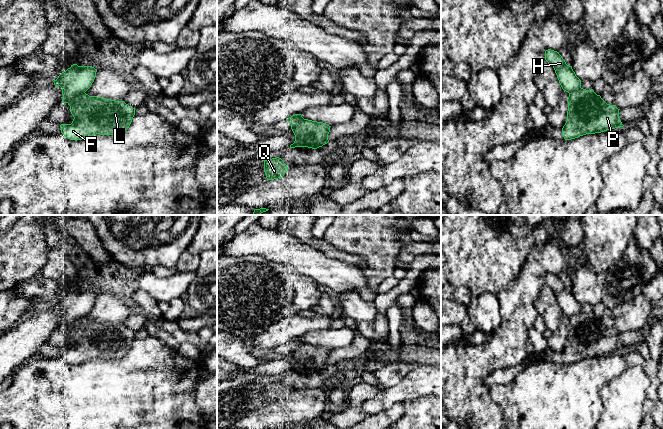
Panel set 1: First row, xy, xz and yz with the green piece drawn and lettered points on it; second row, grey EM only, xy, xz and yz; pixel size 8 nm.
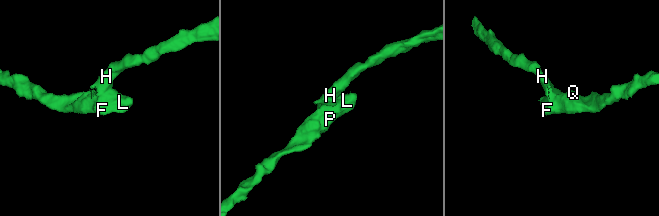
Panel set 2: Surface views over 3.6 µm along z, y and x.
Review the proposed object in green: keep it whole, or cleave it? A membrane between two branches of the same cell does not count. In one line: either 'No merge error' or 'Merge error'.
Merge error

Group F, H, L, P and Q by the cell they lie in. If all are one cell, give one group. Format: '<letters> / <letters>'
F L P Q / H

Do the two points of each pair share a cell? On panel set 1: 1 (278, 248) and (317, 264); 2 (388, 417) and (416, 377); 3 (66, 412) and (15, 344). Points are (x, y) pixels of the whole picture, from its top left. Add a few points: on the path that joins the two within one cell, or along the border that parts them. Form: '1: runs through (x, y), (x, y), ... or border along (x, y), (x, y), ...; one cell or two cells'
1: runs through (288, 250), (307, 260); one cell
2: border along (403, 402), (398, 402), (377, 413); two cells
3: border along (36, 355), (17, 367); two cells

